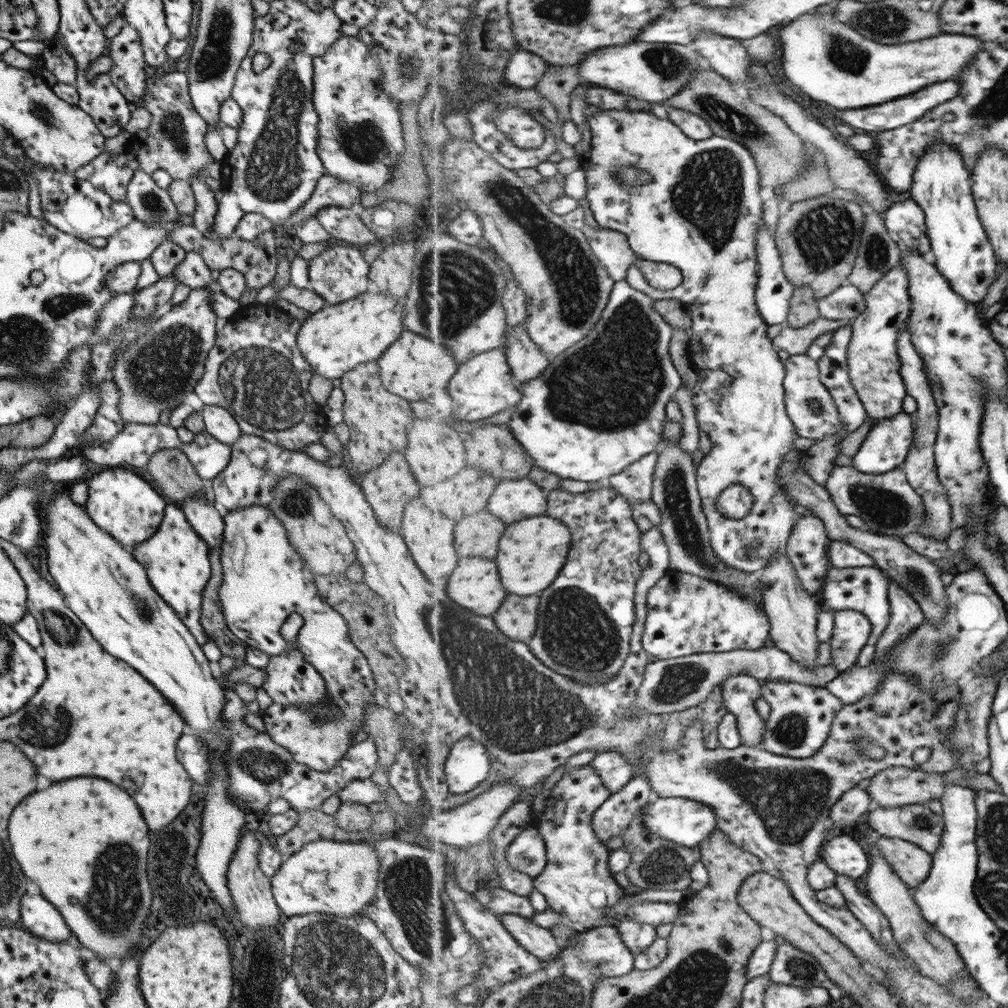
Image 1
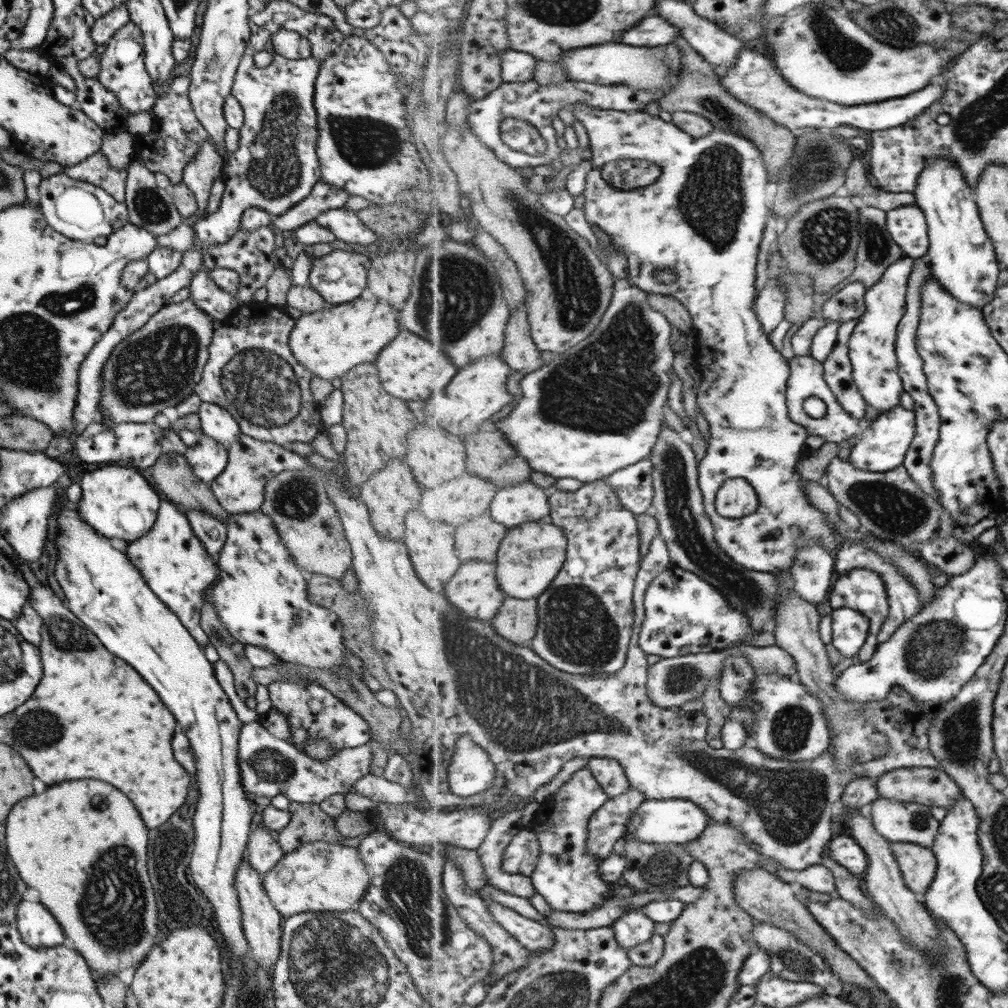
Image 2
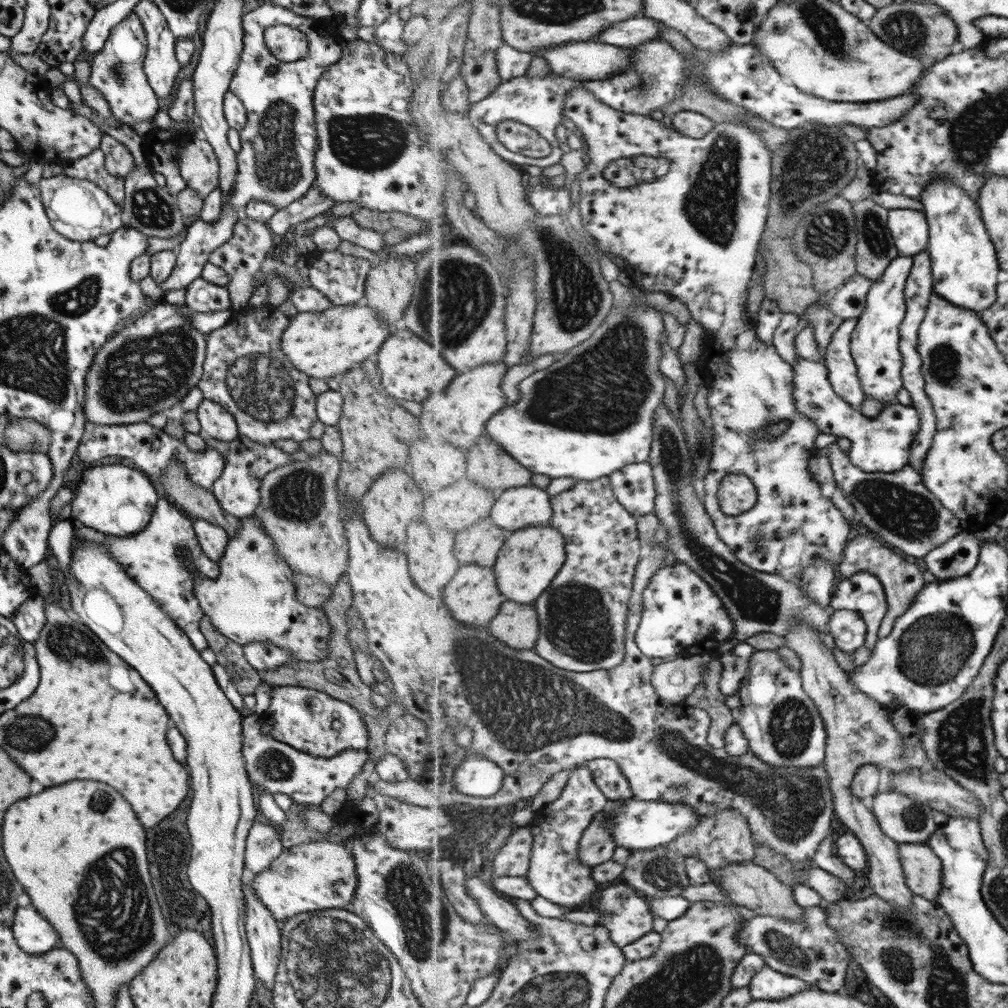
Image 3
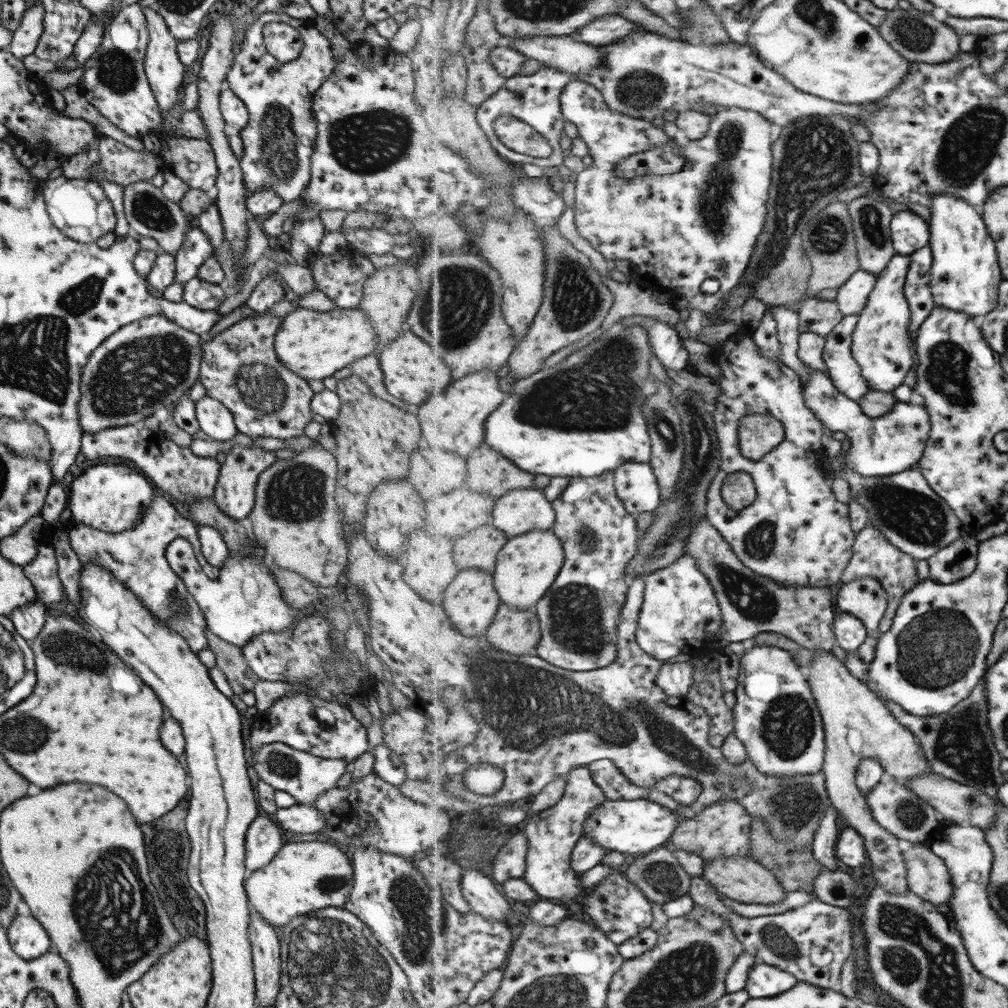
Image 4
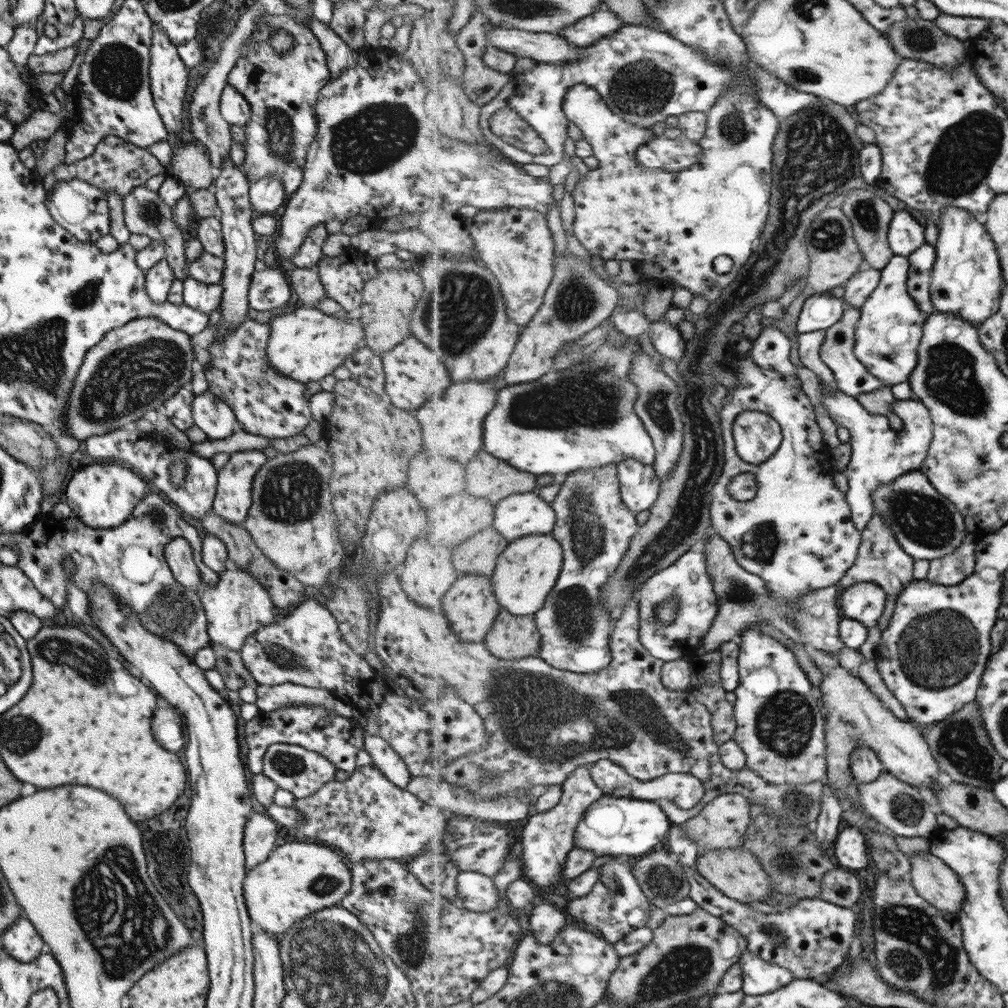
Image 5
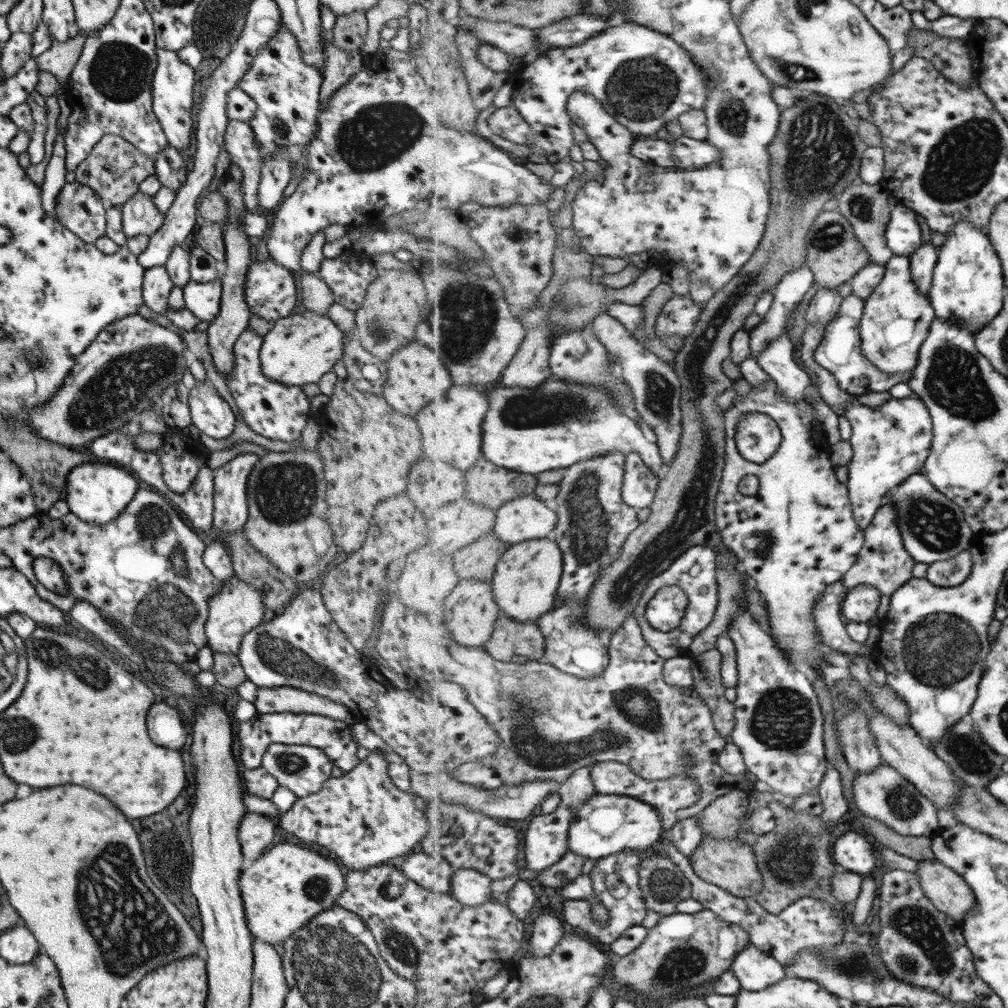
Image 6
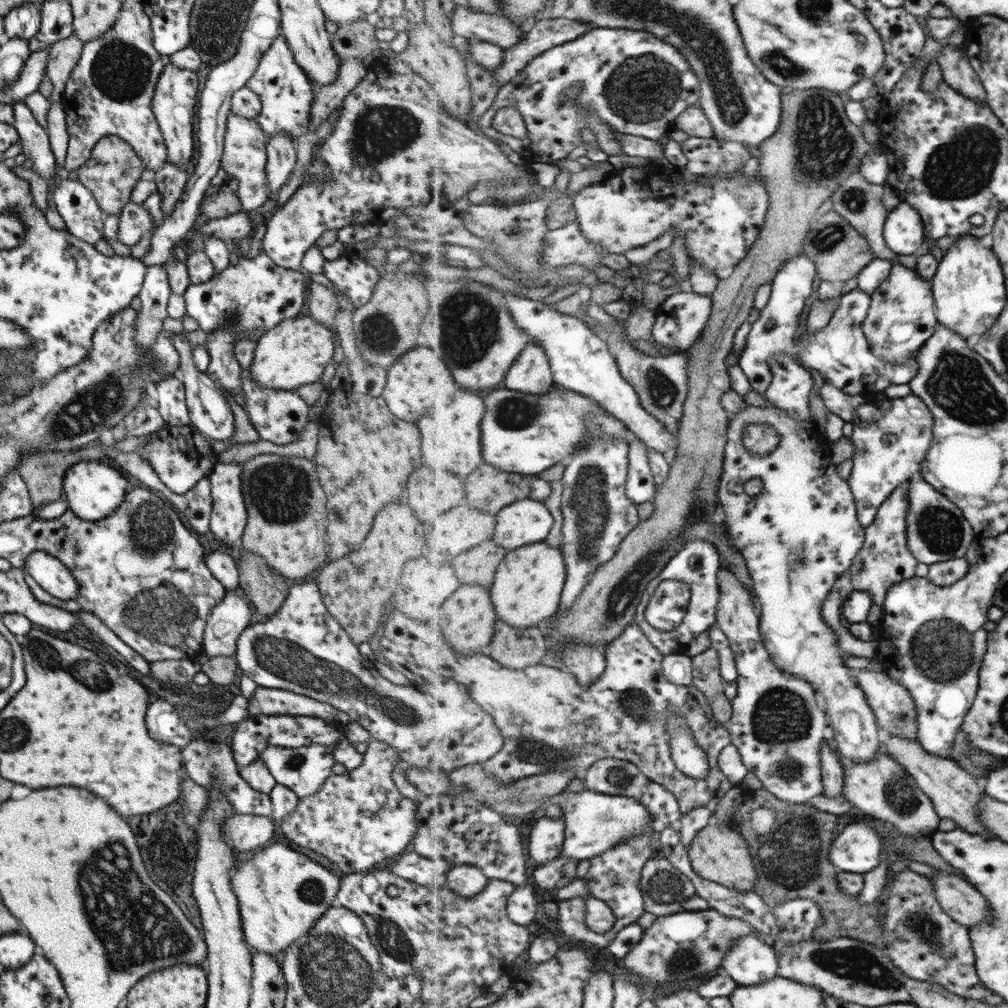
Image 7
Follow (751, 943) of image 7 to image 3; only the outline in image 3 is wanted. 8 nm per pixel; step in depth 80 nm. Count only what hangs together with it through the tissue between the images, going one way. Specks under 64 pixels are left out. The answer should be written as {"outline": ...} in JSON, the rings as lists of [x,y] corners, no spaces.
{"outline":[[[768,965],[761,973],[753,977],[750,986],[754,998],[763,1000],[790,998],[790,996],[795,996],[802,990],[815,987],[806,980],[777,972]]]}

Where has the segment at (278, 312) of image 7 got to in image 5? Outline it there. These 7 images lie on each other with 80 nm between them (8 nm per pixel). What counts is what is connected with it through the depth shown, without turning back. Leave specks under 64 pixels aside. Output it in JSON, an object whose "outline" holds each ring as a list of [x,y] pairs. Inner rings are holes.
{"outline":[[[258,265],[250,276],[248,286],[248,307],[253,310],[273,310],[287,304],[291,289],[285,273],[279,269]],[[189,276],[182,281],[182,302],[199,312],[209,316],[221,299],[222,286],[218,283],[202,283]]]}

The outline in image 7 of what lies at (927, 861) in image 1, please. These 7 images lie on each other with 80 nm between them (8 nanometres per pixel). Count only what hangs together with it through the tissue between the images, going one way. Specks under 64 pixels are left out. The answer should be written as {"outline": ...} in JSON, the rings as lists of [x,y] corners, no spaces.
{"outline":[[[936,872],[938,873],[935,879],[931,879],[934,880],[935,895],[939,898],[943,910],[954,917],[955,921],[971,928],[994,919],[989,901],[975,886],[949,872]]]}

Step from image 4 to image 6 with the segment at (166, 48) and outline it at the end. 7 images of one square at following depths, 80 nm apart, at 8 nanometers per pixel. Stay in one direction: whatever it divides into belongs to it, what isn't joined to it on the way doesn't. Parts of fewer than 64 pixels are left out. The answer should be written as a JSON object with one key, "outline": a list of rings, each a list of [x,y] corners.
{"outline":[[[155,48],[154,55],[157,59],[152,74],[151,83],[151,104],[152,111],[155,113],[161,132],[166,138],[167,145],[177,150],[187,150],[189,148],[191,132],[191,110],[194,108],[191,104],[191,92],[193,92],[194,69],[183,64],[177,58],[175,51],[165,50],[164,48]]]}

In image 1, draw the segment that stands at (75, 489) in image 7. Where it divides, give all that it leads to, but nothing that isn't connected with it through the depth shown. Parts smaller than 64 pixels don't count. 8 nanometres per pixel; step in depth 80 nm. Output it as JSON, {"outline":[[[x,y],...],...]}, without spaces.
{"outline":[[[110,467],[85,482],[87,498],[82,507],[96,527],[102,528],[123,546],[132,548],[147,540],[163,518],[163,498],[143,478],[128,468]]]}

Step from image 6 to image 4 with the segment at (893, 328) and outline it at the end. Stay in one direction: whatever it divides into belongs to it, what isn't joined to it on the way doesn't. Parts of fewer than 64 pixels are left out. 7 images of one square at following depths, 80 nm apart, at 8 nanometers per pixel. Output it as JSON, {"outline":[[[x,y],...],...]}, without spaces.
{"outline":[[[897,254],[889,261],[887,268],[878,275],[877,284],[869,295],[855,329],[852,353],[862,366],[863,377],[870,382],[873,391],[894,392],[906,383],[911,368],[915,366],[918,335],[911,335],[913,309],[905,291],[910,266],[910,256]]]}

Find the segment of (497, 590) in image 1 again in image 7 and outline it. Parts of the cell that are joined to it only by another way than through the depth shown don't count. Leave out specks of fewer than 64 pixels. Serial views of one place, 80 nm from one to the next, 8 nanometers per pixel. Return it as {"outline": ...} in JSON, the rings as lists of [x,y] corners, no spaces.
{"outline":[[[465,584],[459,588],[459,592],[455,592],[455,596],[451,596],[451,600],[446,600],[441,620],[443,623],[442,631],[456,651],[464,655],[477,654],[477,652],[483,652],[483,648],[487,644],[489,646],[492,644],[498,623],[496,614],[489,588],[483,588],[479,584]]]}

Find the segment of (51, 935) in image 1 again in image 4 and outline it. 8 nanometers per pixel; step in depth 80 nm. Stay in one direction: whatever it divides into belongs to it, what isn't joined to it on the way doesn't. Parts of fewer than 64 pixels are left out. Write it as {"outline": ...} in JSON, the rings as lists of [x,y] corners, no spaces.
{"outline":[[[15,915],[6,928],[11,952],[23,960],[38,958],[51,950],[51,941],[39,921],[31,915]]]}

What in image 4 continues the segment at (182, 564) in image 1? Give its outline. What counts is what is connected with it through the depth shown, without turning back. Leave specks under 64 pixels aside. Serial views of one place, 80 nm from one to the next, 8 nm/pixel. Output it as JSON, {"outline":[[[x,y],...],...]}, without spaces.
{"outline":[[[160,496],[142,510],[142,517],[133,528],[123,532],[103,532],[88,527],[77,521],[68,521],[65,525],[68,543],[77,555],[81,565],[93,561],[106,568],[129,591],[148,608],[151,616],[165,623],[167,628],[177,633],[188,644],[191,652],[207,649],[208,644],[203,627],[206,625],[204,615],[193,597],[187,592],[184,582],[171,570],[164,552],[166,546],[175,538],[183,538],[189,542],[194,556],[207,578],[215,580],[218,569],[211,566],[200,551],[200,544],[196,533],[196,525],[184,518],[179,509]]]}

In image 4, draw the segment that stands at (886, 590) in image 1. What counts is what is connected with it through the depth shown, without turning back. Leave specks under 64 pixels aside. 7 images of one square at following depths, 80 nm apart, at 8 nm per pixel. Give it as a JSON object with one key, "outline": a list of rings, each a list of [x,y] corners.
{"outline":[[[877,578],[853,579],[853,582],[836,587],[835,593],[834,603],[839,612],[858,617],[868,628],[870,636],[879,637],[881,635],[880,625],[888,609],[888,594]]]}

